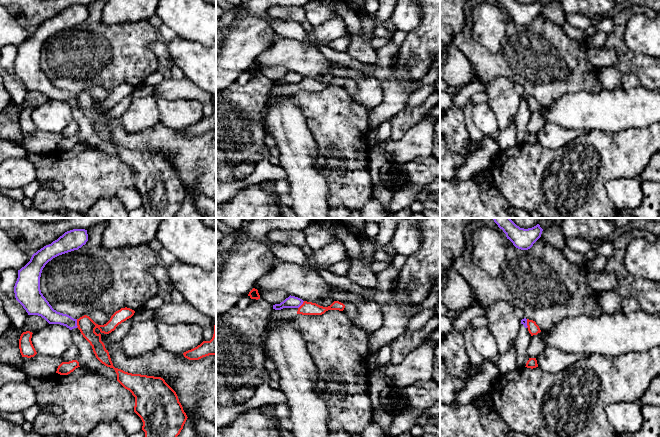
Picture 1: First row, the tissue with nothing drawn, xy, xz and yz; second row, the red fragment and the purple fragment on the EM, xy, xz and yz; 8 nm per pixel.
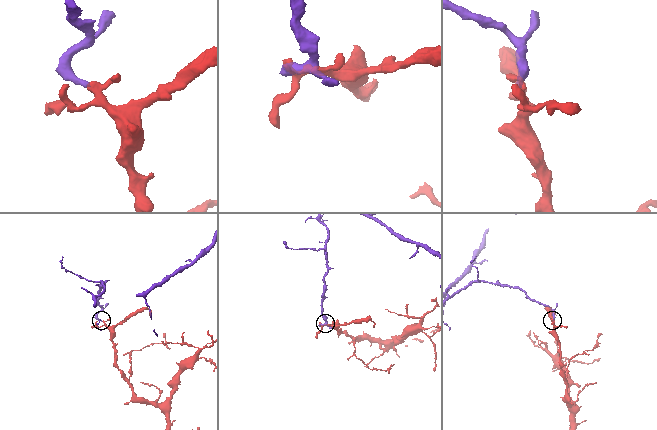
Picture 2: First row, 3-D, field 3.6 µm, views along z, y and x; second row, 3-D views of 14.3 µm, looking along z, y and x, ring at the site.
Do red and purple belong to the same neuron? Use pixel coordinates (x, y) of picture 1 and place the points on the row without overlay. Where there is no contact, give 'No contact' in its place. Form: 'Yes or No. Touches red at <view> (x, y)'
No. Touches red at xy (77, 99)

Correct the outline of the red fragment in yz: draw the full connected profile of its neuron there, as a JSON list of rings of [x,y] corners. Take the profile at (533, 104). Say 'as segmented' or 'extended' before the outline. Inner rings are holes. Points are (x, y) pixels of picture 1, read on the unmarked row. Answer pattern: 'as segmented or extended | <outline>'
as segmented | [[[527,95],[527,104],[531,112],[537,111],[541,108],[539,102],[536,100],[535,97]]]

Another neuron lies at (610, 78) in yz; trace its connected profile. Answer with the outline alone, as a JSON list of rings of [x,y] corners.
[[[613,67],[598,69],[597,76],[602,83],[604,90],[615,90],[622,87],[622,74]]]

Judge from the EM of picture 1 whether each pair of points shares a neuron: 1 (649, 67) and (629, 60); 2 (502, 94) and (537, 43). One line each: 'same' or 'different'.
1: same
2: different

